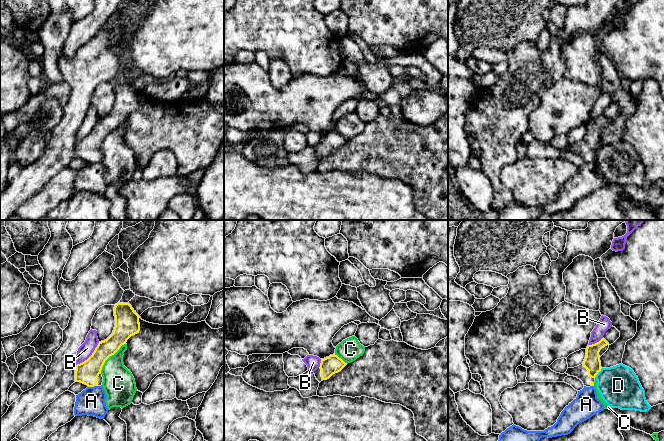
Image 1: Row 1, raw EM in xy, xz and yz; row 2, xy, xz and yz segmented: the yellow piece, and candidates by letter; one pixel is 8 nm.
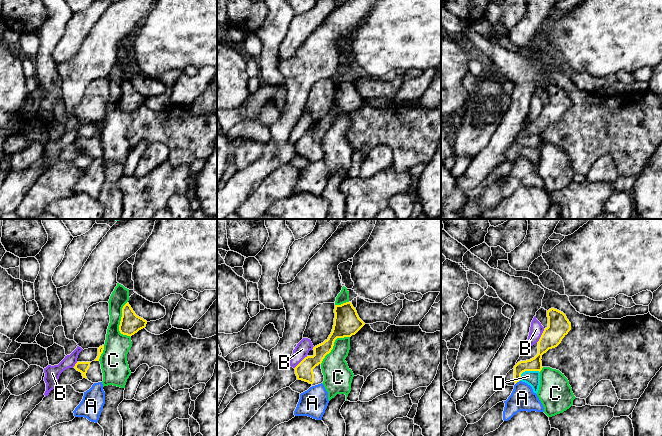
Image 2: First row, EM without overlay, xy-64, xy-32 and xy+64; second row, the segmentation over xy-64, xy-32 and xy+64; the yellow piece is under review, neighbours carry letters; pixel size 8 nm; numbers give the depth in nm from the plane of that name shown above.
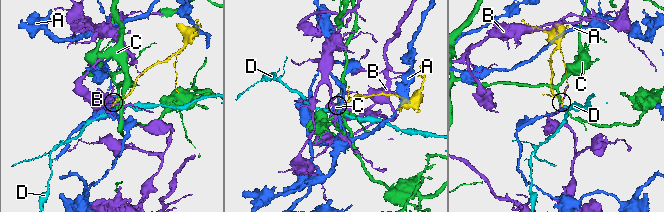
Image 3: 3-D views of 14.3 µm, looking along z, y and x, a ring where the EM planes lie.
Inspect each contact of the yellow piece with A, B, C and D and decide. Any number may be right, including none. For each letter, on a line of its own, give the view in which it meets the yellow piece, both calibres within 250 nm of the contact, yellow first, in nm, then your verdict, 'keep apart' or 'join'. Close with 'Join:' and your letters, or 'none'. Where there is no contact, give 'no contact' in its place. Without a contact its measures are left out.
A: meets yellow in xy; 180 nm thick on the yellow side, 220 nm on the other; keep apart
B: meets yellow in xy; 180 nm thick on the yellow side, 110 nm on the other; keep apart
C: meets yellow in xy; 180 nm thick on the yellow side, 260 nm on the other; keep apart
D: meets yellow in yz; 140 nm thick on the yellow side, 320 nm on the other; keep apart
Join: none

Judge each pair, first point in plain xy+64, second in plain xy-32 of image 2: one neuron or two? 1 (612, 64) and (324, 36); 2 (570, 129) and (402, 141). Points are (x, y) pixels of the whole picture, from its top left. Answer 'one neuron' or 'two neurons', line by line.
1: two neurons
2: one neuron

